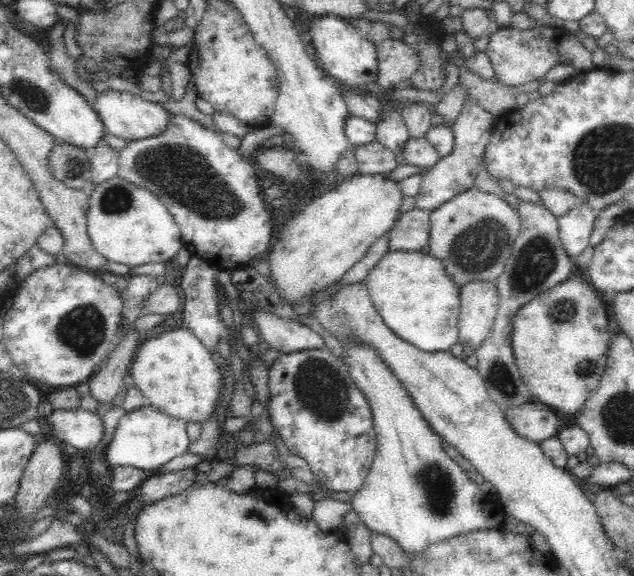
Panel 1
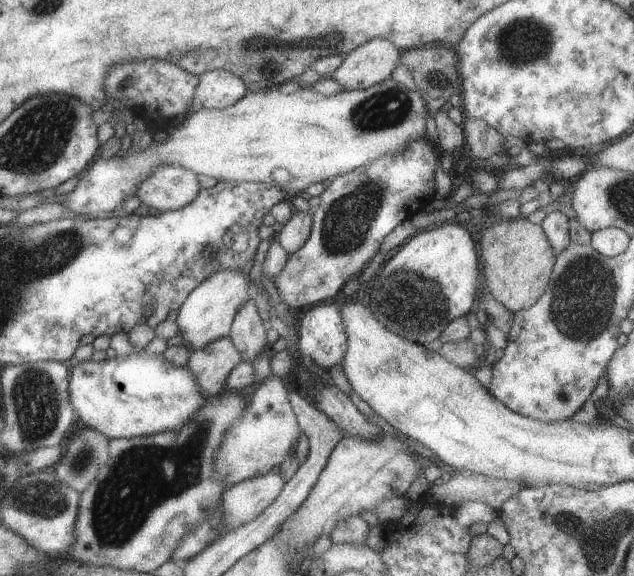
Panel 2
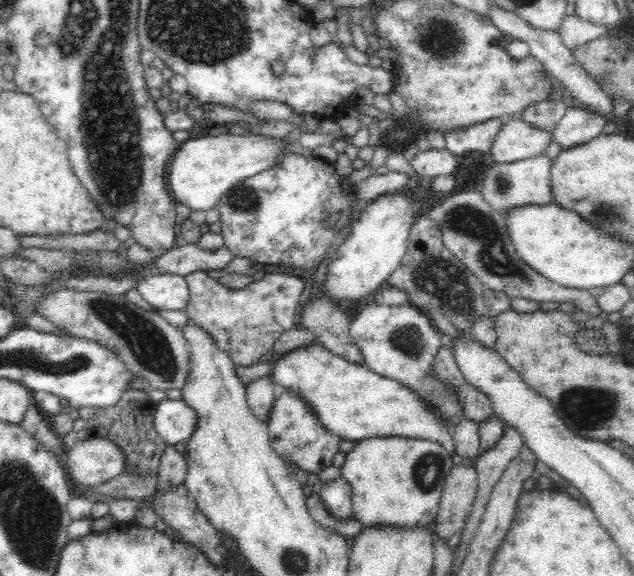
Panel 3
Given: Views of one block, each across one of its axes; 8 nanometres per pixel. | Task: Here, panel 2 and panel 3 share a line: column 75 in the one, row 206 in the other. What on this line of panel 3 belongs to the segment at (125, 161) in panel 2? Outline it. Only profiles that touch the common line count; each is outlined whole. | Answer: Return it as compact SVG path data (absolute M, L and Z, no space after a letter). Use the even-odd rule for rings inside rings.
M226 133L188 138L179 144L169 160L166 172L168 190L176 203L188 207L192 212L205 212L216 208L222 196L240 181L271 167L282 151L286 153L278 147L276 138L264 135L237 136Z

